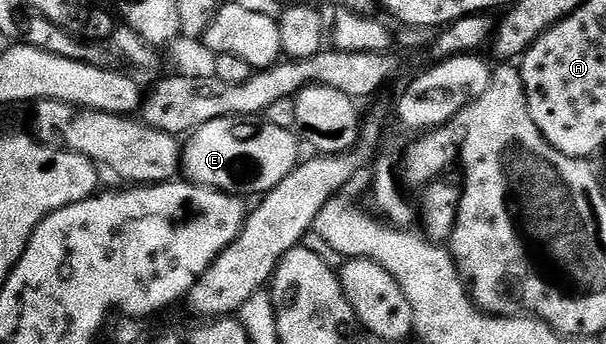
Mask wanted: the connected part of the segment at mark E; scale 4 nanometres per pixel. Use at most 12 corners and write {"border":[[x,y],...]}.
{"border":[[220,118],[188,135],[183,174],[260,196],[302,161],[293,130]]}

